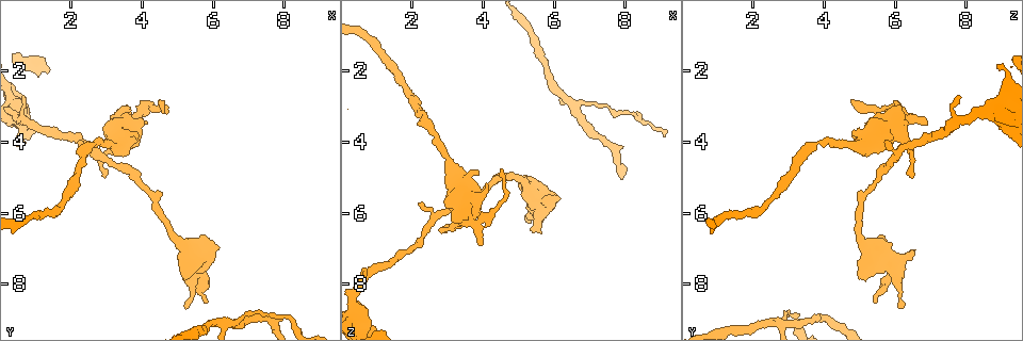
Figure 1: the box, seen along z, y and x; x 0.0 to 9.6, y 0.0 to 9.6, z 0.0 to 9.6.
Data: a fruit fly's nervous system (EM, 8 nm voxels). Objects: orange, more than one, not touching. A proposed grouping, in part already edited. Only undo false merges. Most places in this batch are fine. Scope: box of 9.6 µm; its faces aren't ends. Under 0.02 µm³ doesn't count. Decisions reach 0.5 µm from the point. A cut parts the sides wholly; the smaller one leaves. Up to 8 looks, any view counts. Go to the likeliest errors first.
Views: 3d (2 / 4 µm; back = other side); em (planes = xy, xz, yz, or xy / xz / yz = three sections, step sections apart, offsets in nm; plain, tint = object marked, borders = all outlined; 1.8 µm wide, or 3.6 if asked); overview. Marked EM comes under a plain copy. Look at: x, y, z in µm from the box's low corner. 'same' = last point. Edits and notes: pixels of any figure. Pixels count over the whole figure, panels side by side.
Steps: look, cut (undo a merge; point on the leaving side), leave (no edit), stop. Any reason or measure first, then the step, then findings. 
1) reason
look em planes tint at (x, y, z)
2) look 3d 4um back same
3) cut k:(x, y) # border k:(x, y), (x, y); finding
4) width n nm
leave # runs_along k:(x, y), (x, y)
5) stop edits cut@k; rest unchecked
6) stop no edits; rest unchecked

thick turns thin
look 3d 4um back at (3.95, 3.25, 6.35)

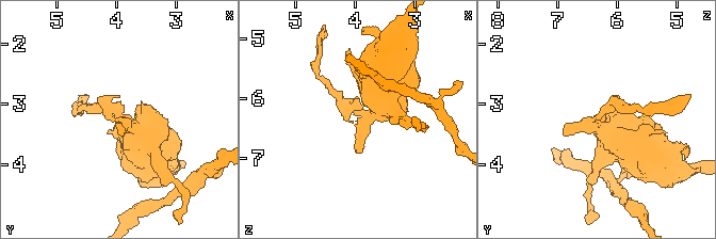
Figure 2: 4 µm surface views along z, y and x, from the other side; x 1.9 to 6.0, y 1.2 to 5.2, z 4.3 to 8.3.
need the tissue
look em planes tint at (3.90, 3.25, 6.35)

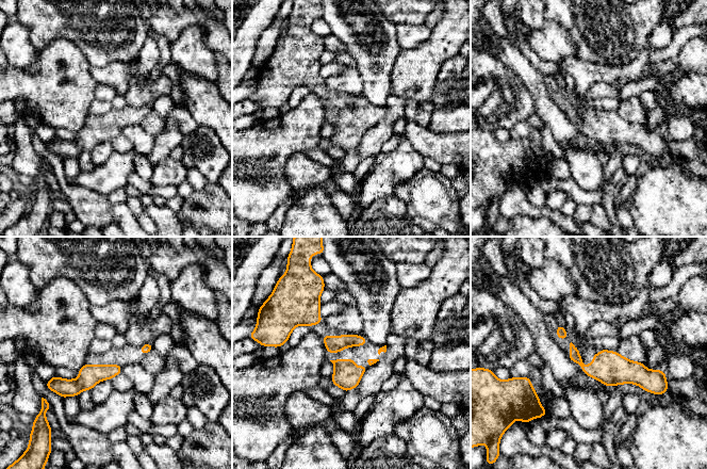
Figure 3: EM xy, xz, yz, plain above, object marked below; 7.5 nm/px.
width 130 nm
leave # runs_along 3:(118, 368), (79, 384), (54, 381); all the same cell

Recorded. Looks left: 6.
sharp bend
look em yz step 8 tint at (6.55, 9.10, 2.90)

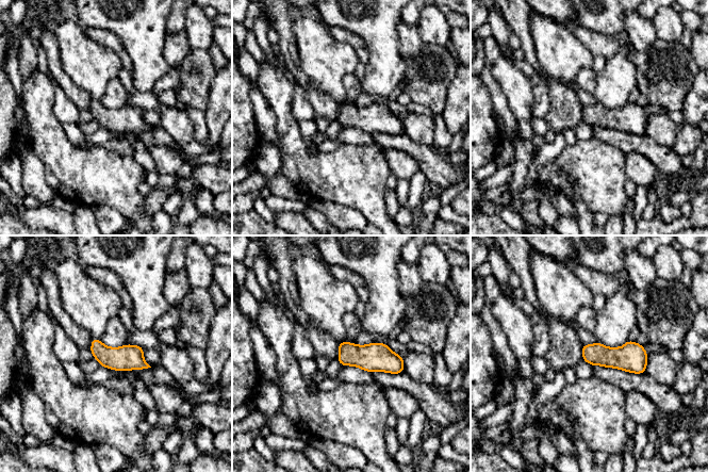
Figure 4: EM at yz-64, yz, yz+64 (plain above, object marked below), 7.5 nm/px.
width 160 nm
leave # all the same cell

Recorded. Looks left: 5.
sudden change in width
look em 3.6um planes tint at (5.60, 7.50, 5.90)

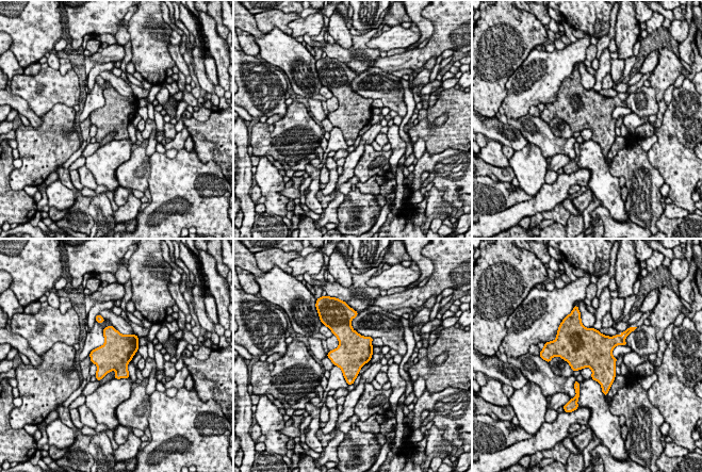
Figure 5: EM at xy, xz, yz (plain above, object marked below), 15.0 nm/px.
width 480 nm
leave # one cell here

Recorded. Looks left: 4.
stop no edits; rest unchecked

